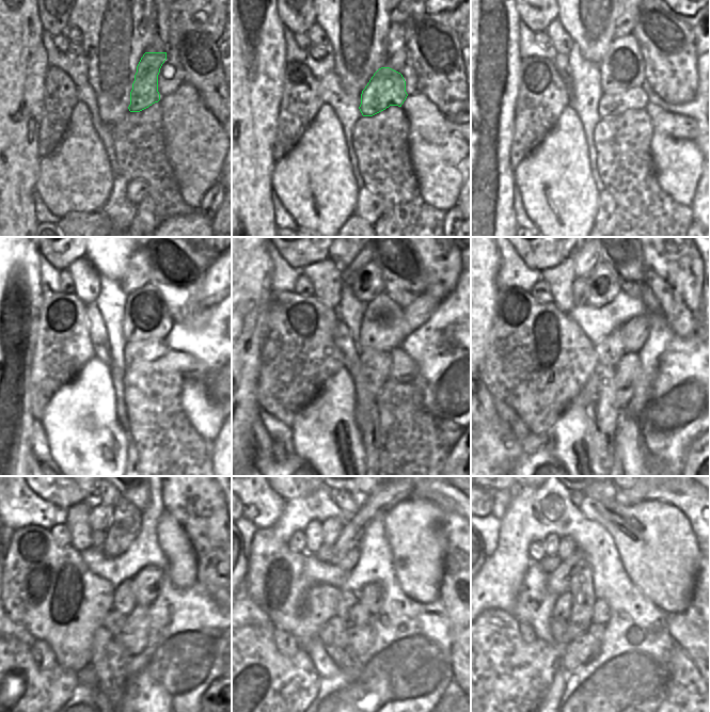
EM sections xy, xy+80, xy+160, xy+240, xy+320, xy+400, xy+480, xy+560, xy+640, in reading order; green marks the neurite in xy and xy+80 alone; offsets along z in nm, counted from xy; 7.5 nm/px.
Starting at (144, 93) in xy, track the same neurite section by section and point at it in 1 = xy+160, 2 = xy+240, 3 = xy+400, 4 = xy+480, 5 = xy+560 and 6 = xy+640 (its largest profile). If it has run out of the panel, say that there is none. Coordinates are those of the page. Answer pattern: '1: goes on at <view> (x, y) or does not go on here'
1: goes on at xy+160 (611, 104)
2: goes on at xy+240 (150, 349)
3: goes on at xy+400 (601, 411)
4: goes on at xy+480 (110, 661)
5: goes on at xy+560 (332, 634)
6: goes on at xy+640 (558, 628)

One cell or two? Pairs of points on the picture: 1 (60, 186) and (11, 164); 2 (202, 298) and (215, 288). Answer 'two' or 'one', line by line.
1: two
2: one

